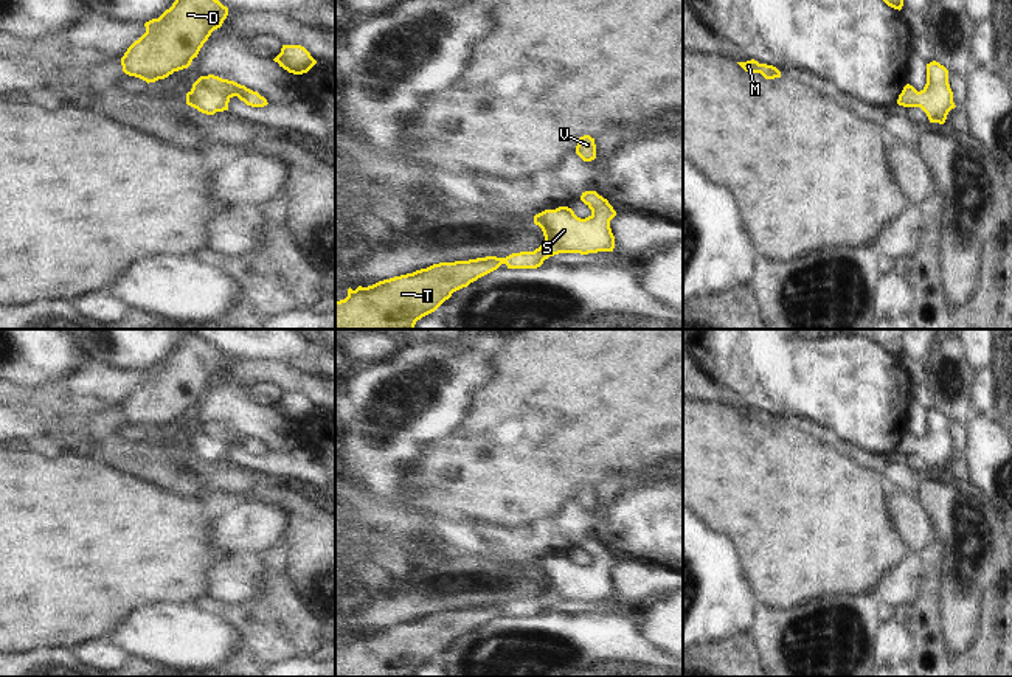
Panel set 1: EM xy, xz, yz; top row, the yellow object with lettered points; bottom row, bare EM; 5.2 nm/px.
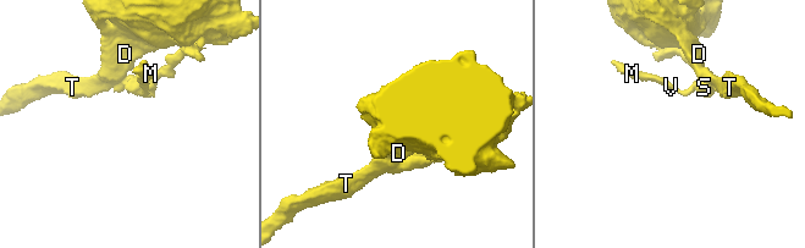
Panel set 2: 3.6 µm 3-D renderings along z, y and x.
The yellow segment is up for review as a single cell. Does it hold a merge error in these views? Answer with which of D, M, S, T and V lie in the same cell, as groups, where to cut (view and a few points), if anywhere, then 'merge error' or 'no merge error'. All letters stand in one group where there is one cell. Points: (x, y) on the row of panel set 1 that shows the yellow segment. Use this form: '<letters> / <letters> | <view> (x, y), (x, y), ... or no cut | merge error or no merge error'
D M S T V | no cut | no merge error

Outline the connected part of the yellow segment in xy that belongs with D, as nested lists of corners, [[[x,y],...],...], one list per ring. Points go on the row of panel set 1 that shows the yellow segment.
[[[175,0],[158,19],[144,23],[146,33],[121,57],[123,71],[149,84],[188,68],[211,33],[222,26],[227,16],[228,8],[219,0]]]

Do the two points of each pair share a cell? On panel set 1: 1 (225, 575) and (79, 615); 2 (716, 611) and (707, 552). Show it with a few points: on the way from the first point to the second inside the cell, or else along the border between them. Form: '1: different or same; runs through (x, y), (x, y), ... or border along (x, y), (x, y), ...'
1: different; border along (230, 555), (207, 578), (205, 593)
2: same; runs through (707, 597), (707, 565)

